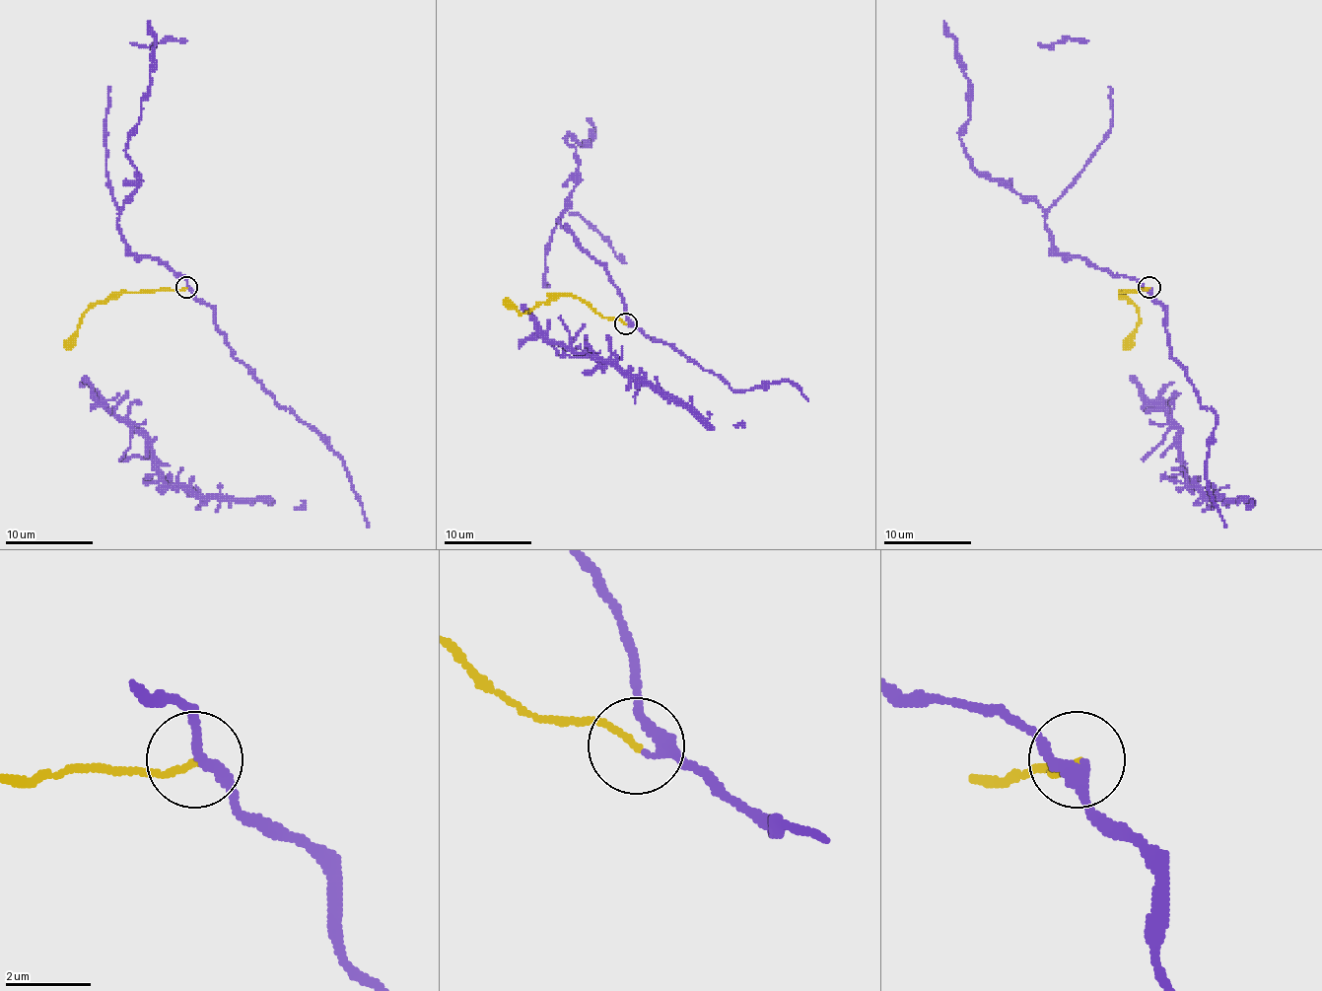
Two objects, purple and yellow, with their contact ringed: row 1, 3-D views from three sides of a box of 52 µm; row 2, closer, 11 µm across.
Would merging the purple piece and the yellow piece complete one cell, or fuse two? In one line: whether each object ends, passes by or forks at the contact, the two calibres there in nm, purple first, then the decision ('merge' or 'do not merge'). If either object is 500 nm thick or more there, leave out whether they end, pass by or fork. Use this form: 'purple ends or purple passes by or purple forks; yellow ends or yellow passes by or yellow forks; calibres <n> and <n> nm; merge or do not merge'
purple passes by; yellow ends; calibres 200 and 130 nm; merge

